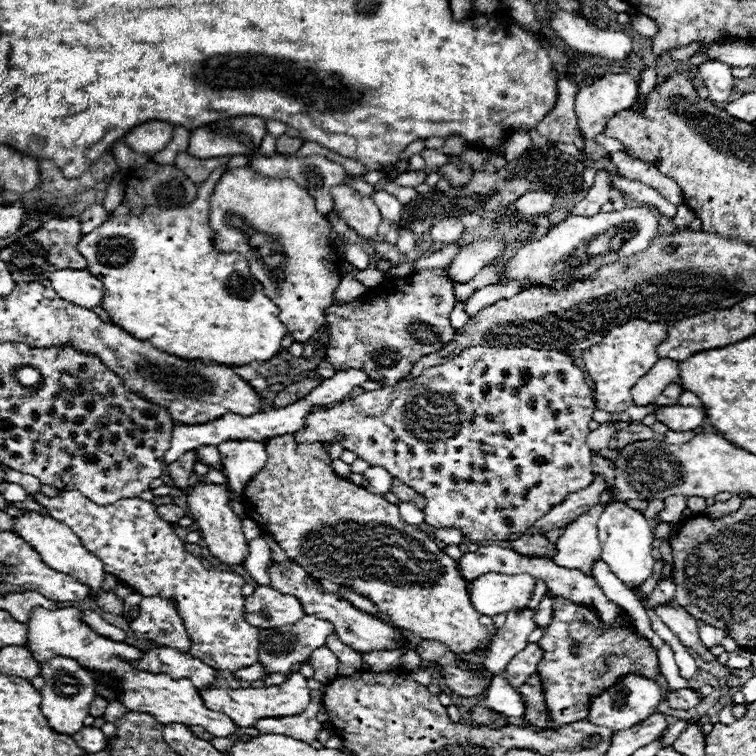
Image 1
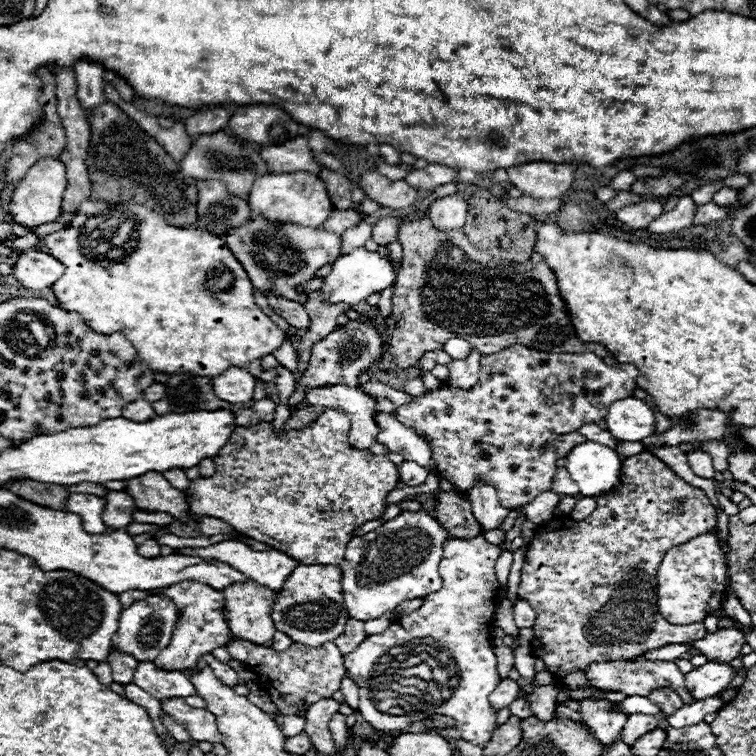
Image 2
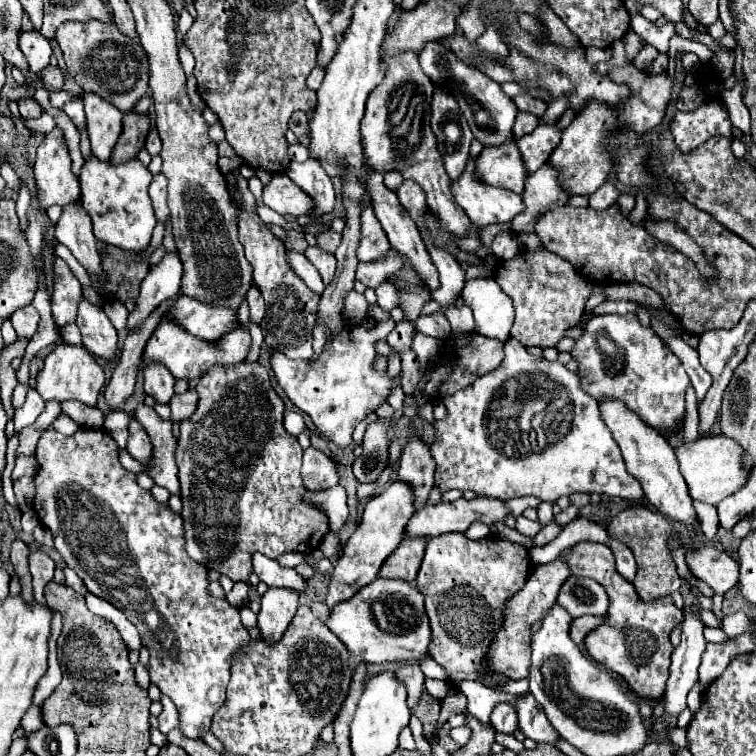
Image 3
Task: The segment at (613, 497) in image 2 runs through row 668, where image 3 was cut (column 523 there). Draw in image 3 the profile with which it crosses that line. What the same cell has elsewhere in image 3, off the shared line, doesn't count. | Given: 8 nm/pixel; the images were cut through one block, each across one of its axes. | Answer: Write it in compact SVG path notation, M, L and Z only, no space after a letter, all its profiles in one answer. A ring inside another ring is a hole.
M450 532L428 540L416 586L426 598L432 626L428 654L454 680L480 680L486 676L486 648L490 648L502 626L504 604L514 596L528 576L528 550L510 540L486 536L470 540L466 534Z

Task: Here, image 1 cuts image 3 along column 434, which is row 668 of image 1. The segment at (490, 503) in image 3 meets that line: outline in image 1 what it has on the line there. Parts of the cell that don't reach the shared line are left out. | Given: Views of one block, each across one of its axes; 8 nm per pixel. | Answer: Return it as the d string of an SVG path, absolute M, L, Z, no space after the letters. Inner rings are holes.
M528 644L522 652L512 656L510 664L506 666L506 674L510 676L510 678L506 678L508 684L514 686L514 688L522 686L532 674L536 674L536 666L538 666L540 660L542 660L540 646L538 644Z

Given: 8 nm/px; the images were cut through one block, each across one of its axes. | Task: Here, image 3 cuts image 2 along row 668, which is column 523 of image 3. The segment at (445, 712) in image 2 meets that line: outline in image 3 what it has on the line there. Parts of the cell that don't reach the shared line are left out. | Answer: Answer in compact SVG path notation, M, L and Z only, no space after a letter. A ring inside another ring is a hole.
M514 338L504 346L504 360L494 372L476 378L470 386L446 398L448 416L434 424L436 438L432 442L432 458L436 462L436 488L472 490L478 496L494 496L512 500L520 496L538 496L556 502L560 496L574 492L600 492L624 500L644 500L642 486L628 474L618 444L598 412L598 402L580 388L578 376L560 362L548 362L528 354Z

